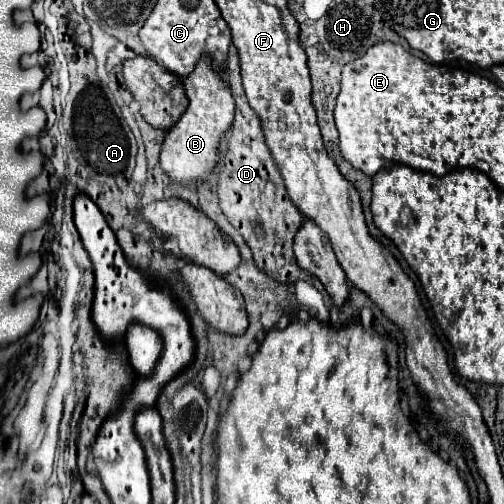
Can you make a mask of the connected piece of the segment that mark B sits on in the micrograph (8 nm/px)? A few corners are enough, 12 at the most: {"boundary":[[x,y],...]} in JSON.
{"boundary":[[203,55],[183,77],[189,107],[167,131],[161,165],[197,185],[233,123],[227,79]]}

